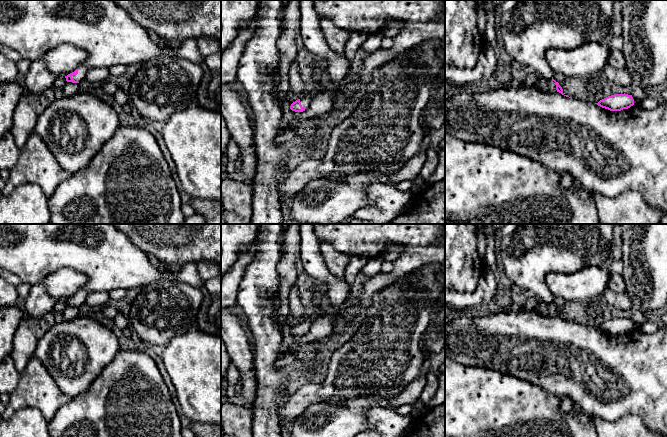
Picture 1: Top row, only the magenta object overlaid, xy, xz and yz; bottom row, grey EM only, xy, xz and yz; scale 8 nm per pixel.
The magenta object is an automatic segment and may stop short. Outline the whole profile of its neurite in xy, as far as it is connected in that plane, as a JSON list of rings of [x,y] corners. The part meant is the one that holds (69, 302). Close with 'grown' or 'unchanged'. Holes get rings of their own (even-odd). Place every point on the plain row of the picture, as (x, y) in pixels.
[[[0,224],[0,268],[6,271],[10,271],[16,274],[23,283],[30,286],[41,283],[45,280],[47,276],[51,273],[61,269],[61,268],[71,268],[88,278],[86,286],[79,290],[74,296],[65,300],[67,306],[81,307],[91,292],[101,292],[105,291],[110,293],[113,290],[132,290],[136,287],[144,287],[160,279],[177,279],[177,274],[172,271],[161,271],[156,268],[149,260],[149,256],[142,252],[136,245],[134,245],[125,233],[116,229],[110,224]]]; grown

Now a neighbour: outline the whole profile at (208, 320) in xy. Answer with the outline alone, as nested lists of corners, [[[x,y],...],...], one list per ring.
[[[204,291],[196,317],[196,329],[213,336],[221,336],[221,293],[215,295]]]

